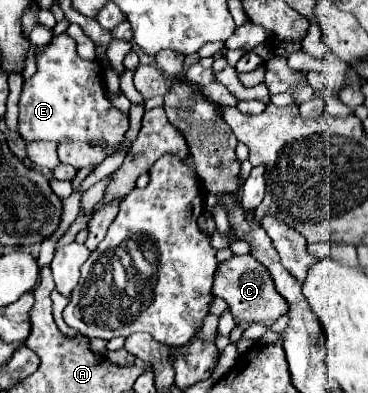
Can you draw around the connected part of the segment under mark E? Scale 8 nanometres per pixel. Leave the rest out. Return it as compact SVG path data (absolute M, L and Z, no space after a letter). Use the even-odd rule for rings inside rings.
M59 34L55 40L37 54L37 72L23 82L23 92L19 100L19 134L27 142L33 140L51 140L57 144L59 160L63 164L71 164L73 168L81 170L87 166L99 166L105 158L101 156L101 148L107 152L117 152L125 142L125 134L129 130L129 114L117 110L105 96L103 88L103 66L99 60L83 60L77 54L75 40L69 34ZM101 138L103 146L89 146L89 140Z

